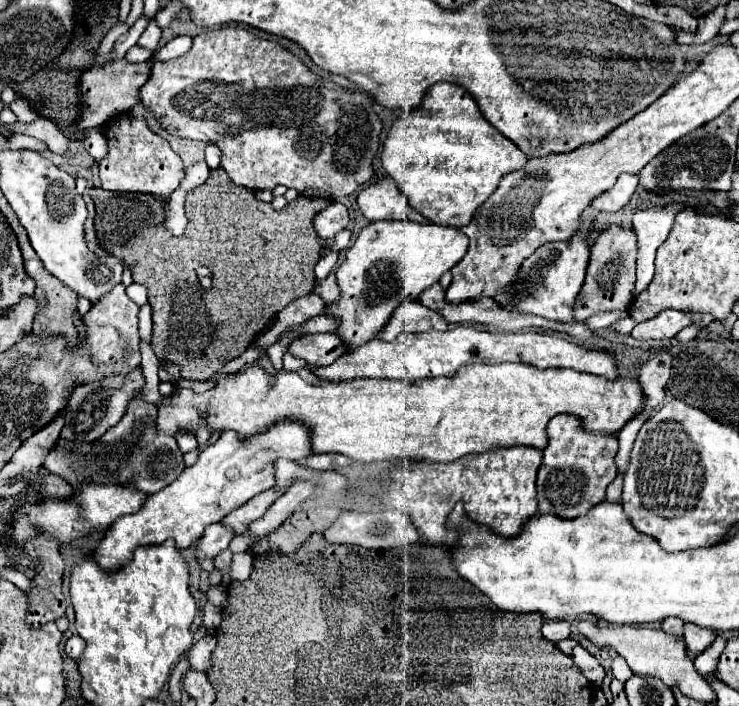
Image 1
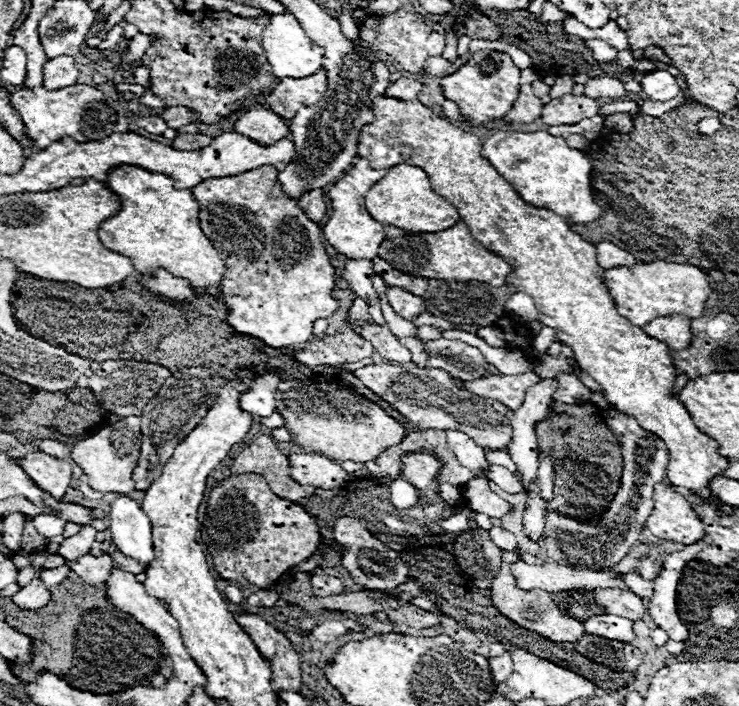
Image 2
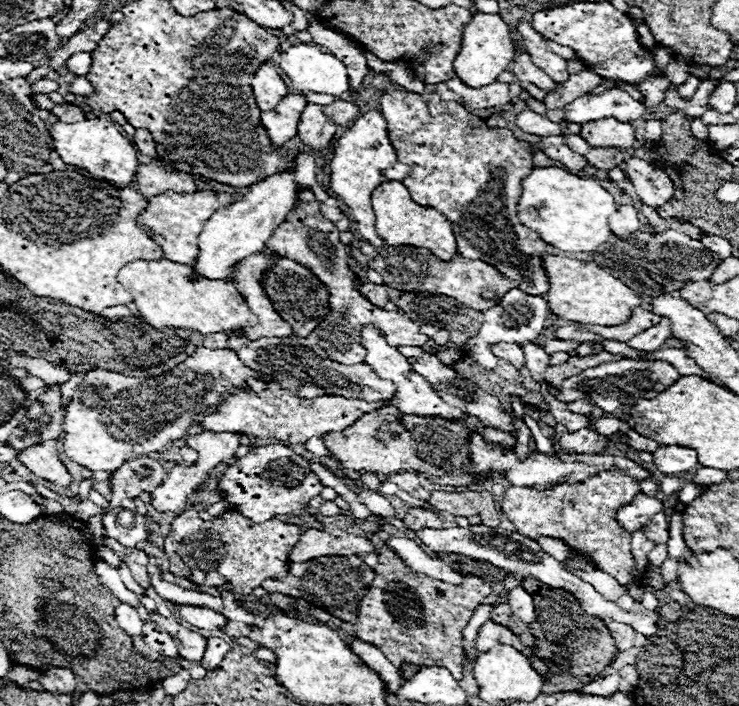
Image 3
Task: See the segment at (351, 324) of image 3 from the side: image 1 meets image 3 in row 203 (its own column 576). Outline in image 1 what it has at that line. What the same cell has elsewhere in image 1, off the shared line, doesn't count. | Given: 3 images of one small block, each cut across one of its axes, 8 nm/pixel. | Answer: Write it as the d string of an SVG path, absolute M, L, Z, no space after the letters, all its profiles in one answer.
M610 224L600 232L590 252L586 282L574 304L574 316L578 320L586 320L598 312L628 310L632 302L632 290L636 284L636 254L638 254L638 238L634 228Z

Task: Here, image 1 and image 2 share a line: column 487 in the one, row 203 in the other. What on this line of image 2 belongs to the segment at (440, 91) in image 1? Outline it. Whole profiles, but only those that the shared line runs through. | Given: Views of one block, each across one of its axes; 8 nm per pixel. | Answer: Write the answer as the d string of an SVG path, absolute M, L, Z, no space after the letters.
M126 164L110 172L106 186L122 204L116 216L98 226L100 242L108 250L128 256L138 272L166 268L170 274L190 280L196 288L208 288L208 294L212 296L220 292L226 266L200 228L200 204L192 196L192 190L176 190L170 176Z

